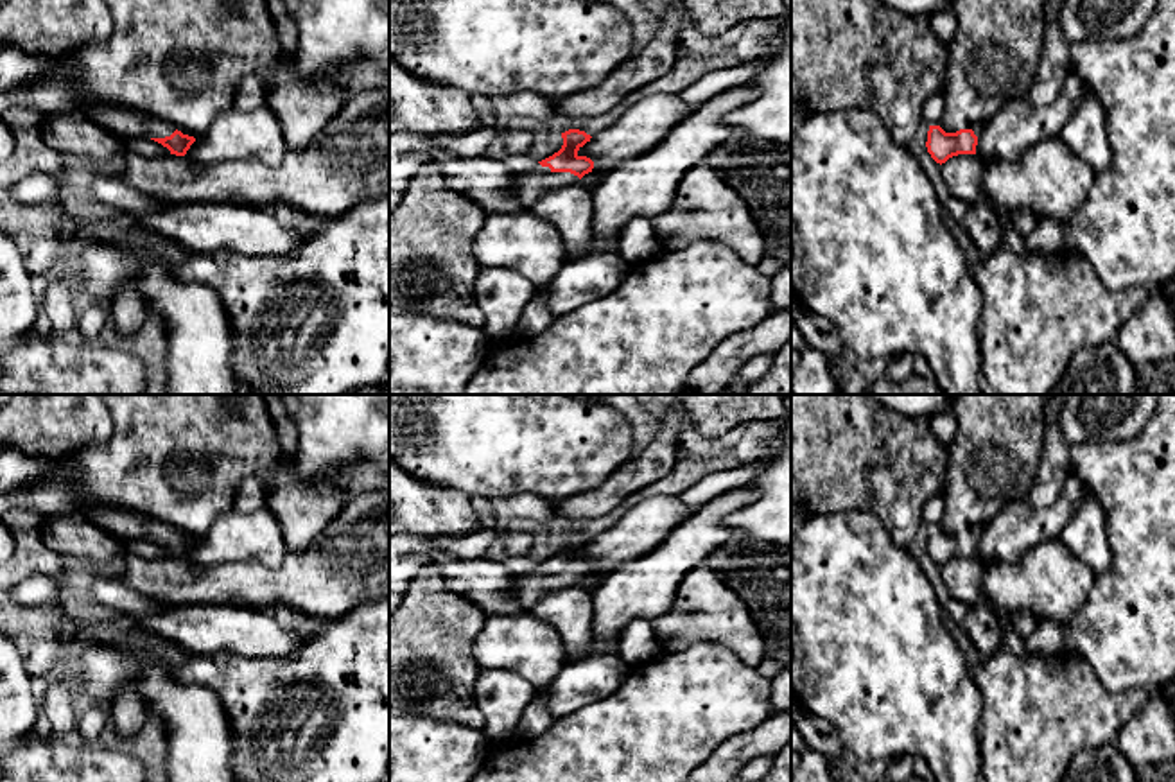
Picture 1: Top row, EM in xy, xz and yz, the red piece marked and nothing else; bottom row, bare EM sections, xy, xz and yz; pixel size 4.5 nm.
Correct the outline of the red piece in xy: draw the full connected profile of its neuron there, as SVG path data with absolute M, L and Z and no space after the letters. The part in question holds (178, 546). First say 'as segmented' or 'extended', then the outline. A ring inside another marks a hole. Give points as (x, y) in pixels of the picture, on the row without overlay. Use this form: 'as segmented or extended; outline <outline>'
extended; outline M95 504L86 508L79 517L106 529L126 545L147 540L161 545L176 558L185 558L196 543L194 538L183 536L170 524L145 517L138 511Z

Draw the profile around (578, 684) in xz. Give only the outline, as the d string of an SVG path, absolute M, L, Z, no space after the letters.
M614 653L590 655L565 664L547 685L547 708L554 719L576 712L617 691L631 671L633 667Z

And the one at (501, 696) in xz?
M508 669L481 671L474 689L475 707L484 717L486 739L500 739L517 730L536 687Z

